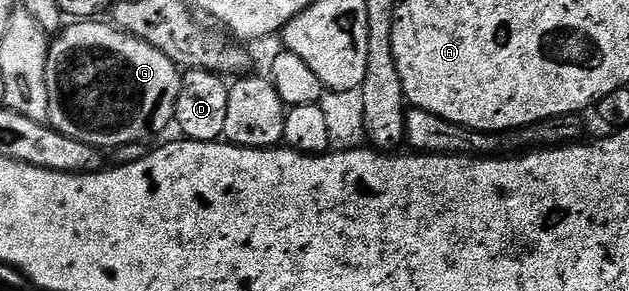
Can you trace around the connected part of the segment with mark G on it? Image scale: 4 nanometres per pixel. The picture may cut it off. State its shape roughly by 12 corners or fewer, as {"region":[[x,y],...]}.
{"region":[[103,19],[54,34],[50,128],[108,151],[175,120],[181,69]]}

